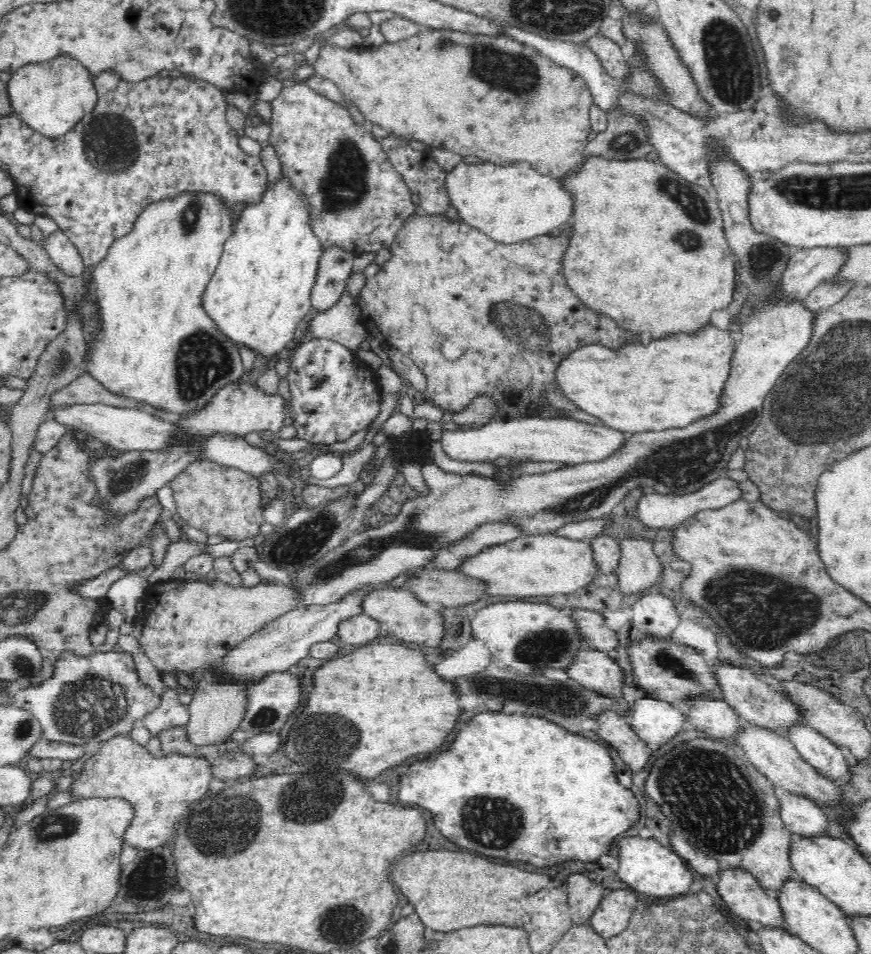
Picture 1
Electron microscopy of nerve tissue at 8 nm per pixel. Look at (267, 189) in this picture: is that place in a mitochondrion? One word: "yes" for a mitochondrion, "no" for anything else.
no

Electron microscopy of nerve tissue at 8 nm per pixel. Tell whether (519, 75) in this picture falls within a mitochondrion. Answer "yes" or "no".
yes

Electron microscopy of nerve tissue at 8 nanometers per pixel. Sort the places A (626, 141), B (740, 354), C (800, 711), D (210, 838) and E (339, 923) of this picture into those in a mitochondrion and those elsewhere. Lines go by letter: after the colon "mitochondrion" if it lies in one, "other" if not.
A: mitochondrion
B: other
C: other
D: mitochondrion
E: mitochondrion

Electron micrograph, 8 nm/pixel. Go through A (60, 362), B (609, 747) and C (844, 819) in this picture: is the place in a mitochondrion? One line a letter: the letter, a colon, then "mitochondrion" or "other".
A: mitochondrion
B: other
C: other

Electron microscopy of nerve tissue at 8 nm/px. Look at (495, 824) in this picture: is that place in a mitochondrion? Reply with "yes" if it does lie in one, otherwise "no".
yes

